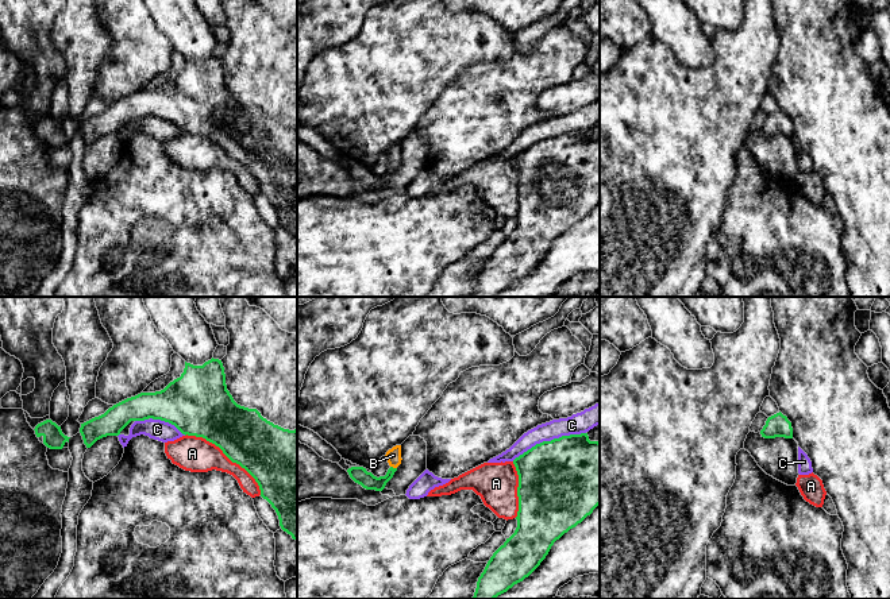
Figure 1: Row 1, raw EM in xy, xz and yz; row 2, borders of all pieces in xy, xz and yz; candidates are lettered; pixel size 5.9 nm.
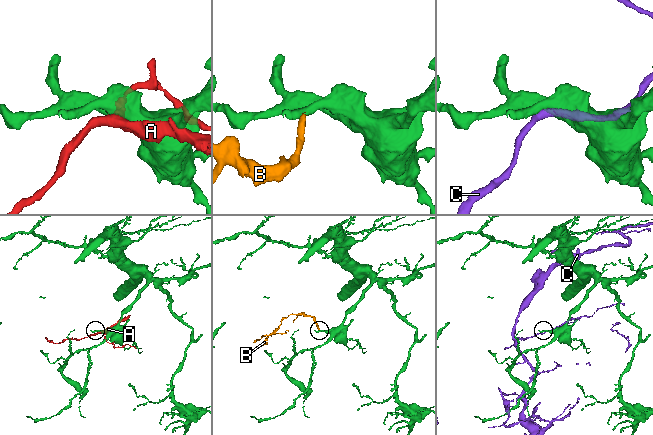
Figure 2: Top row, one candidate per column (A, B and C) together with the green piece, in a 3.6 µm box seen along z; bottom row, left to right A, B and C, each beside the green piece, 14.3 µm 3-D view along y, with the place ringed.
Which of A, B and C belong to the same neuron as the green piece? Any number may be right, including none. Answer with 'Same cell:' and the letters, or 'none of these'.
Same cell: B

